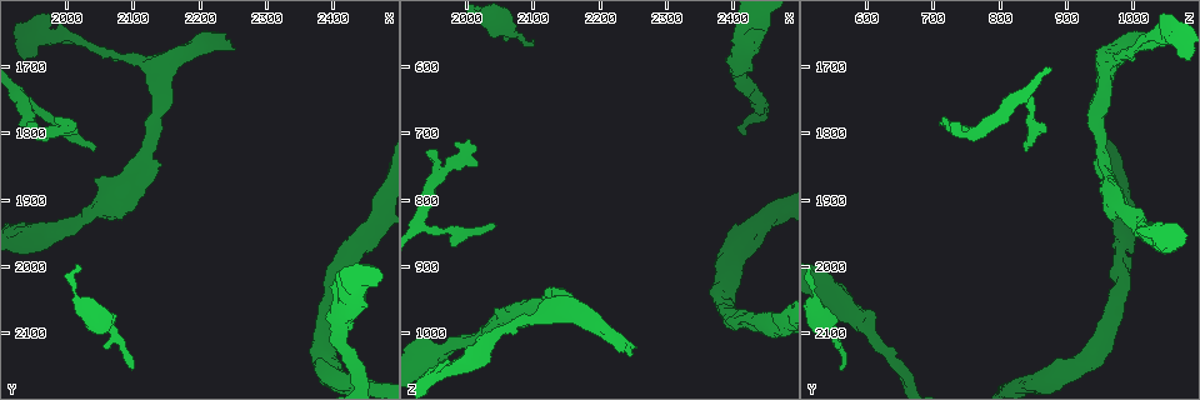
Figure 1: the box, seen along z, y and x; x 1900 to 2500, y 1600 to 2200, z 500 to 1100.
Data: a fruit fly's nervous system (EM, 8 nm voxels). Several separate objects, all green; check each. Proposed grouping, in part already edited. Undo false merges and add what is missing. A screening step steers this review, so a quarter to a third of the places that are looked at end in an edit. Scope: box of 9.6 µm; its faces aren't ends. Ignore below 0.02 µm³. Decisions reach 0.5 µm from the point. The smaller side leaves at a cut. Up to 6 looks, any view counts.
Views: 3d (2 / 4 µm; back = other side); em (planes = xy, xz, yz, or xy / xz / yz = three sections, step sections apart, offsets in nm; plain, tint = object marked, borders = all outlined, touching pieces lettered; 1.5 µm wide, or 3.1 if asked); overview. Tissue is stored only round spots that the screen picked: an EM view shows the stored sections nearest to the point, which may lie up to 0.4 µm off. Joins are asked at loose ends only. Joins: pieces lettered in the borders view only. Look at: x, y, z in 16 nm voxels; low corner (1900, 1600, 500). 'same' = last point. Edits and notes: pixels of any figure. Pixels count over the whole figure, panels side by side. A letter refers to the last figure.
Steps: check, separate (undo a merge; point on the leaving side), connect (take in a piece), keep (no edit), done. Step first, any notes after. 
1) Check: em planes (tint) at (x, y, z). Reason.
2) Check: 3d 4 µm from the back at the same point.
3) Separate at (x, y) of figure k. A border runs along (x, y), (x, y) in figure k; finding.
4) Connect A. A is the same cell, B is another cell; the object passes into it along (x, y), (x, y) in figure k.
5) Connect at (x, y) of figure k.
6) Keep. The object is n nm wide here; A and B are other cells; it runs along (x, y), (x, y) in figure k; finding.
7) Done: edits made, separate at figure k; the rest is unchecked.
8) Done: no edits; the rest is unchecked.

Check: em planes (borders) at (1945, 1785, 725). An open end.

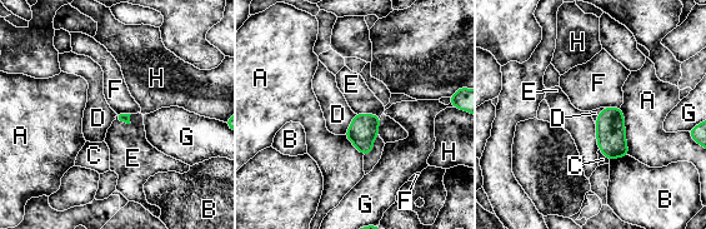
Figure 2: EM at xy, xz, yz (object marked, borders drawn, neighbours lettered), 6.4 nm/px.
Keep. A, B, C, D, E, F, G and H are other cells; a border runs along (115, 117), (116, 120), (131, 123) in figure 2; no lettered piece goes on from it.

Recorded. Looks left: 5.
Check: em planes (borders) at (2035, 1825, 835). An open end.

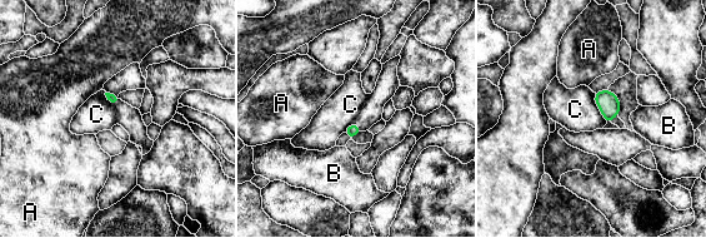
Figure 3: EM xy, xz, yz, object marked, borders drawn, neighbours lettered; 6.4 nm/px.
Connect C. C is the same cell, A and B are other cells; it goes on there.

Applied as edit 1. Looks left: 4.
Check: em yz step 8 (borders) at (2240, 1660, 1030). An open end.

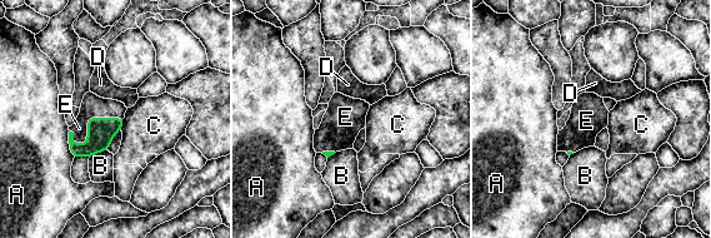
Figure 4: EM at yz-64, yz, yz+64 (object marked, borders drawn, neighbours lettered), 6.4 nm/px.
Connect E. The object is 180 nm wide here; E is the same cell, A, B, C and D are other cells; the object passes into it along (100, 130), (88, 120), (93, 107) in figure 4; it goes on there.

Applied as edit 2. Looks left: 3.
Done: edits made, connect at figure 3, connect at figure 4; the rest is unchecked.

